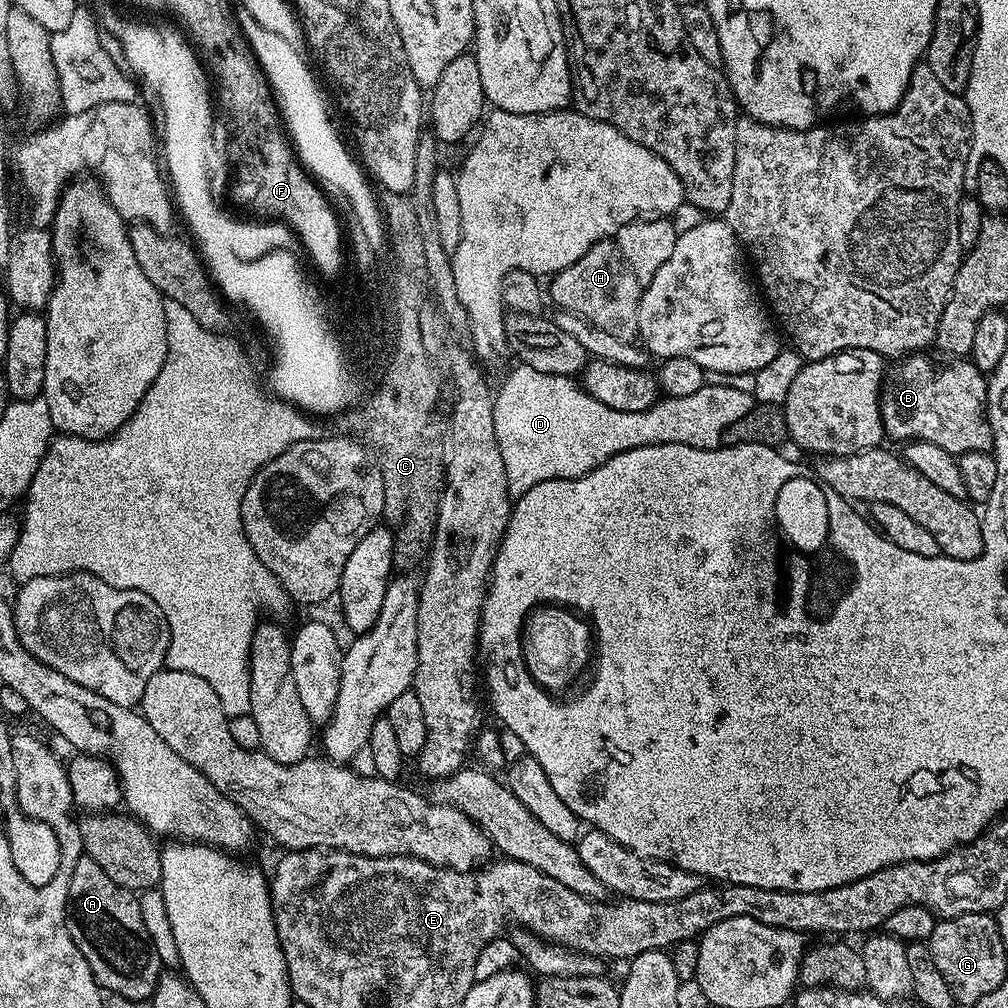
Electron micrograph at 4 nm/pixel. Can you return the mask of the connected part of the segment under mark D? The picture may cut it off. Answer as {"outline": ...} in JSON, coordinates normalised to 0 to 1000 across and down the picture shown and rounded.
{"outline":[[[513,360],[511,364],[503,373],[496,389],[493,388],[488,404],[491,437],[498,451],[504,488],[510,494],[522,490],[522,486],[526,486],[526,482],[534,482],[534,478],[568,476],[579,472],[609,450],[629,446],[633,442],[680,440],[689,444],[715,443],[717,428],[731,419],[732,415],[743,411],[748,402],[745,389],[730,387],[725,383],[698,380],[696,387],[692,387],[689,391],[681,391],[681,395],[659,393],[641,407],[632,409],[609,407],[605,403],[597,403],[597,399],[593,399],[593,395],[579,388],[570,376],[538,371],[517,360]]]}

